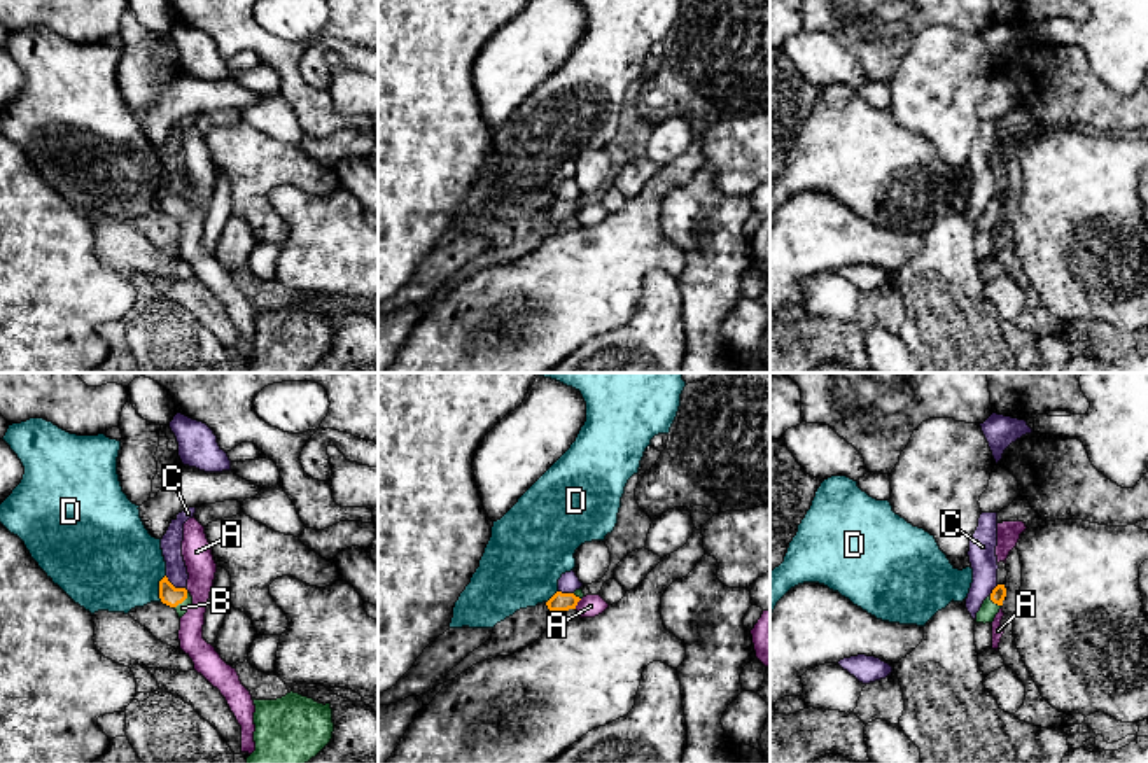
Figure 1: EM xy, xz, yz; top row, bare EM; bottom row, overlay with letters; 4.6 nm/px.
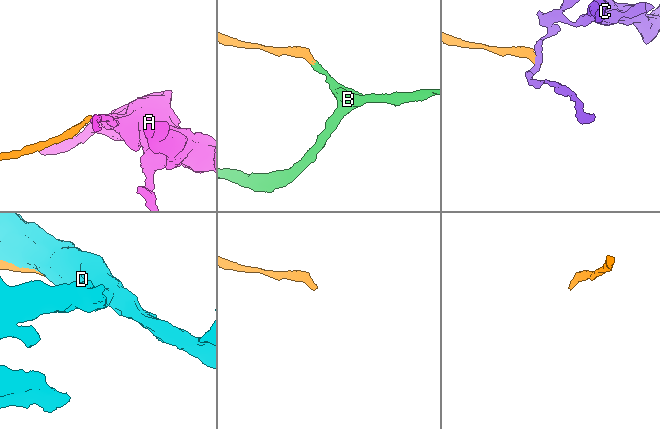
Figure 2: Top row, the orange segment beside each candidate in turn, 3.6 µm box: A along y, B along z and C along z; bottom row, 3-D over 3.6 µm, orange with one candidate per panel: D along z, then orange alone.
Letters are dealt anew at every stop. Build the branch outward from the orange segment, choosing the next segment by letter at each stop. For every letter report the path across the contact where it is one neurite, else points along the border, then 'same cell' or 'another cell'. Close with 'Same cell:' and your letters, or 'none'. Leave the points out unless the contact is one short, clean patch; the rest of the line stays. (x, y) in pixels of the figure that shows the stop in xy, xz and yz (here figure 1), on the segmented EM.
A: border xz (581, 599), (574, 608); another cell
B: way xy (170, 595), (184, 599), (182, 608); same cell
C: border xy (165, 576), (175, 587), (184, 588); another cell
D: another cell
Same cell: B

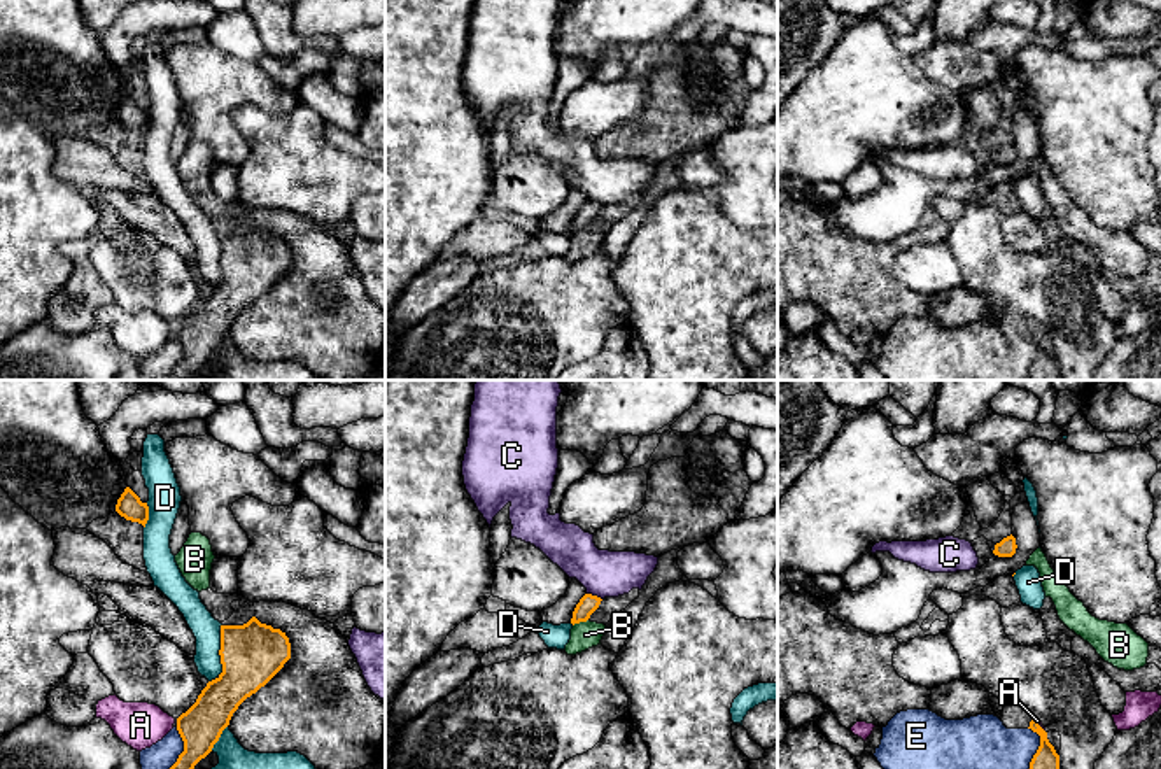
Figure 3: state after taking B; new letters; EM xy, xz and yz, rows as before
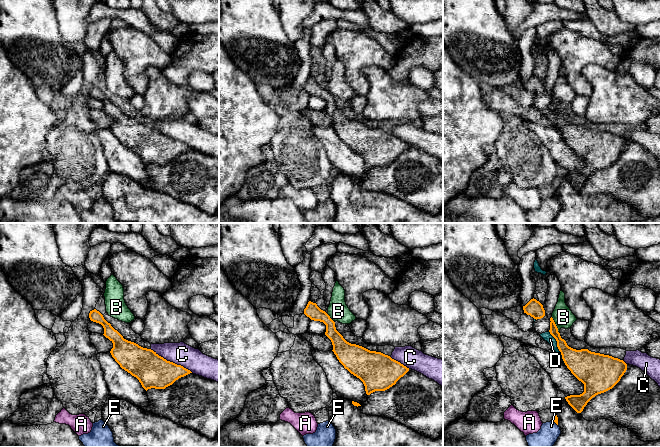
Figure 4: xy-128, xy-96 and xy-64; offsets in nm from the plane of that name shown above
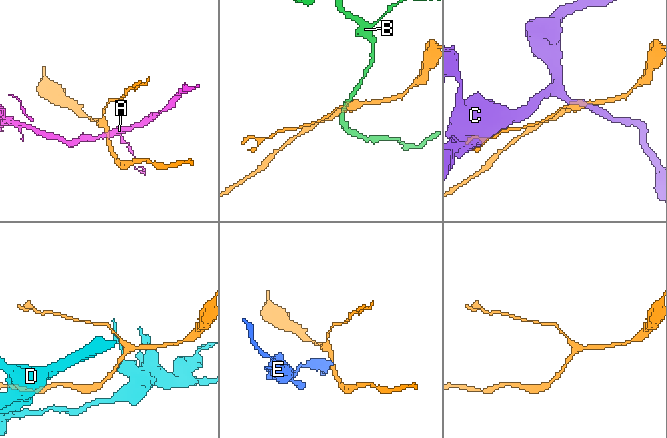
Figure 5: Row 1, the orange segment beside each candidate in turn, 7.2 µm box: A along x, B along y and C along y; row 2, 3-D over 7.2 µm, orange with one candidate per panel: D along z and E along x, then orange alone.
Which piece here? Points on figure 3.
A: border yz (1035, 720), (1044, 731); another cell
B: border xz (587, 619), (573, 626); another cell
C: another cell
D: another cell
E: border yz (1030, 727), (1039, 736), (1039, 748), (1028, 768); another cell
Same cell: none

